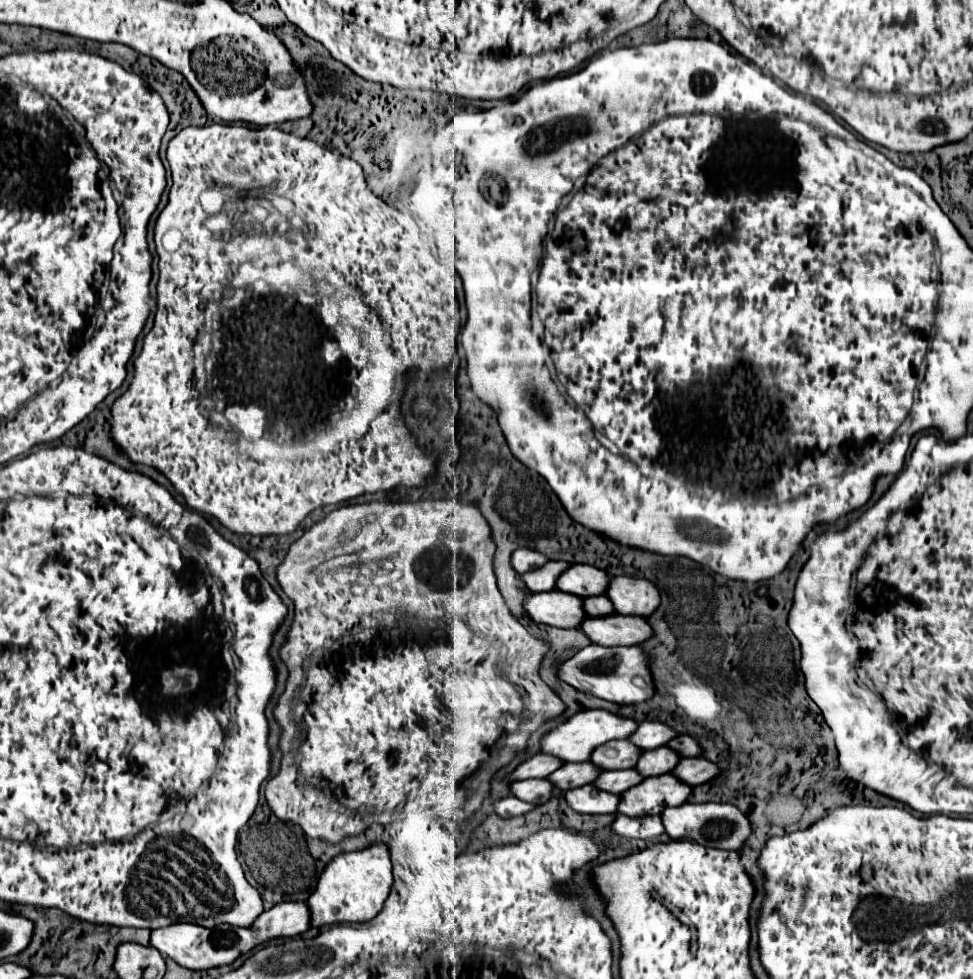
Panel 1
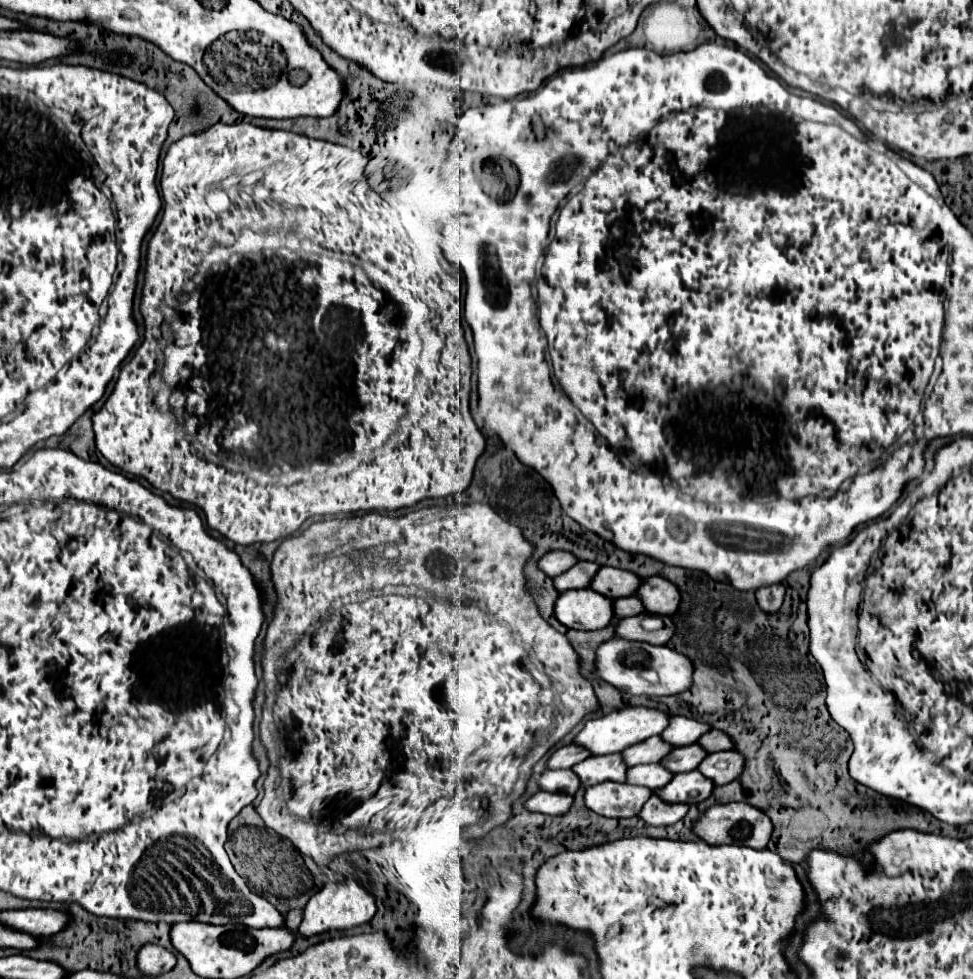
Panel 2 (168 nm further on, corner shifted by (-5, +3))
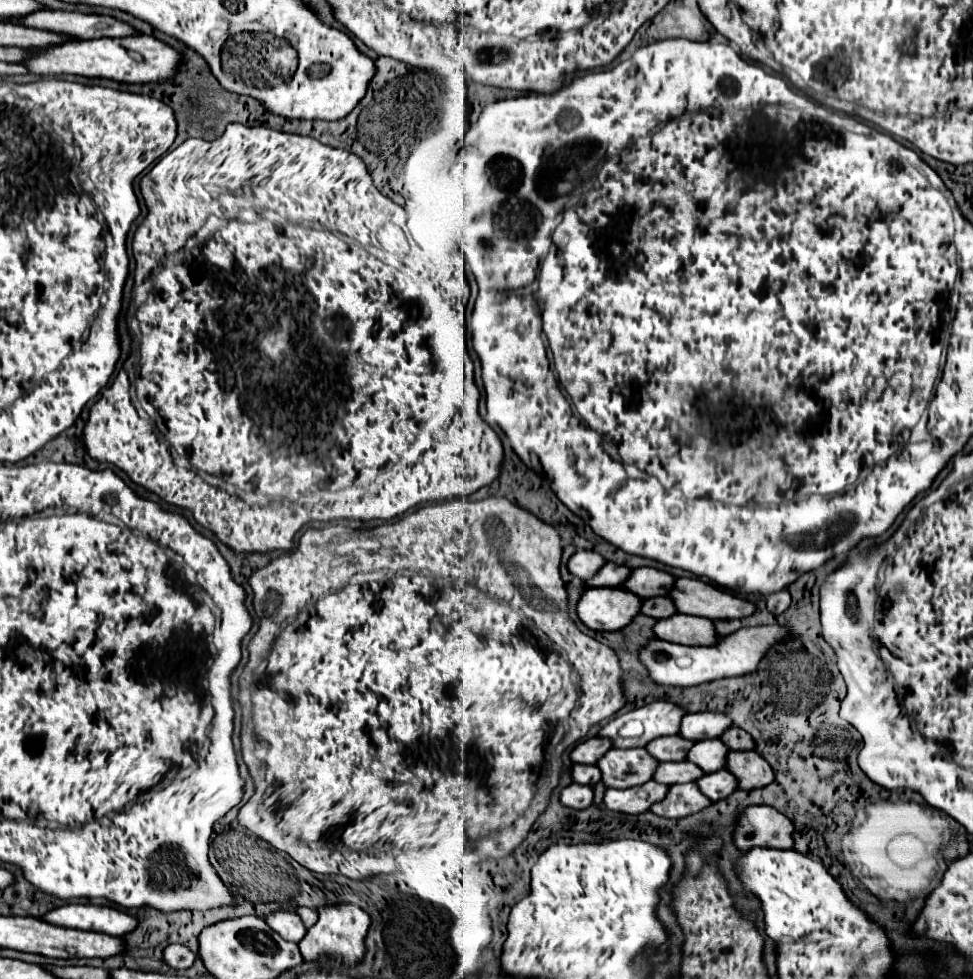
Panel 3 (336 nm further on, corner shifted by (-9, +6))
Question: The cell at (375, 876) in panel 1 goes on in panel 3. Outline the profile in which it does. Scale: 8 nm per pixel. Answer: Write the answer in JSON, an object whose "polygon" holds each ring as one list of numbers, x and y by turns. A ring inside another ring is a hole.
{"polygon":[[340,903,340,905,324,905,324,909,318,909,318,921,316,925,312,925,304,939,298,943,302,957,306,961,310,959,318,959,320,955,332,955,342,959,344,963,356,963,362,959,364,955,364,937,366,931,370,927,370,915,360,909,354,903]]}

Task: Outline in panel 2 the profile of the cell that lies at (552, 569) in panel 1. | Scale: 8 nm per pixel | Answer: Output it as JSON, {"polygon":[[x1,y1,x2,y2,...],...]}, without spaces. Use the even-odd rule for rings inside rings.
{"polygon":[[578,562,578,564,576,564,574,568,570,568,568,572,556,576,556,578,554,578,554,586,556,586,558,592,588,588,594,572,598,572,598,564,596,564,596,562]]}

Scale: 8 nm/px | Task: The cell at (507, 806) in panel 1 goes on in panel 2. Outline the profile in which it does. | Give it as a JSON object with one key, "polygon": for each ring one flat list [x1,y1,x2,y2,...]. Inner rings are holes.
{"polygon":[[538,792,534,794,524,806,530,812,540,812,540,814,566,814,572,804,572,796,566,794,554,794,554,792]]}

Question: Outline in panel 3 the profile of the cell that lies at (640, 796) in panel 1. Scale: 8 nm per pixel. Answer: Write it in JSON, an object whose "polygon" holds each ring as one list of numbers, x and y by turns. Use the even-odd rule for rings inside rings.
{"polygon":[[726,769,702,775,700,779,696,779,696,785,710,801,720,801,720,799,728,797,734,789,738,789,738,783,734,781,734,775,726,773]]}

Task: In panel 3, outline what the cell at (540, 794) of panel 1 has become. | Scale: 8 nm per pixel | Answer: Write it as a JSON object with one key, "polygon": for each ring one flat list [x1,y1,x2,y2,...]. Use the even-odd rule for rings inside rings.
{"polygon":[[572,765,570,777,574,783,580,783,580,785,594,785,600,781,600,773,596,765]]}

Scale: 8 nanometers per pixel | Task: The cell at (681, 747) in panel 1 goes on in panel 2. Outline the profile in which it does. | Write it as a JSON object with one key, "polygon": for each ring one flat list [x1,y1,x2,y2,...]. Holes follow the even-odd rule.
{"polygon":[[710,730,706,732,698,744,702,744,702,748,706,752,720,752,720,750,732,750,734,748,734,742,724,734,724,732,718,732,718,730]]}

